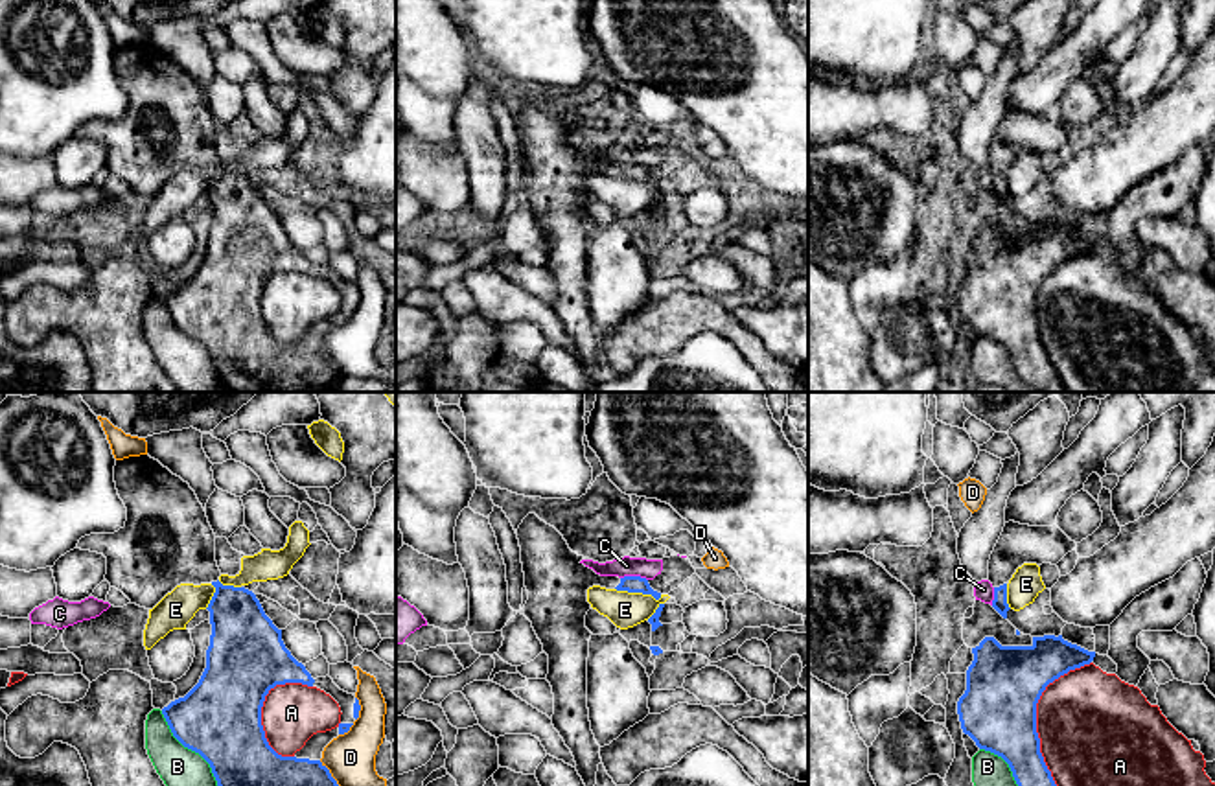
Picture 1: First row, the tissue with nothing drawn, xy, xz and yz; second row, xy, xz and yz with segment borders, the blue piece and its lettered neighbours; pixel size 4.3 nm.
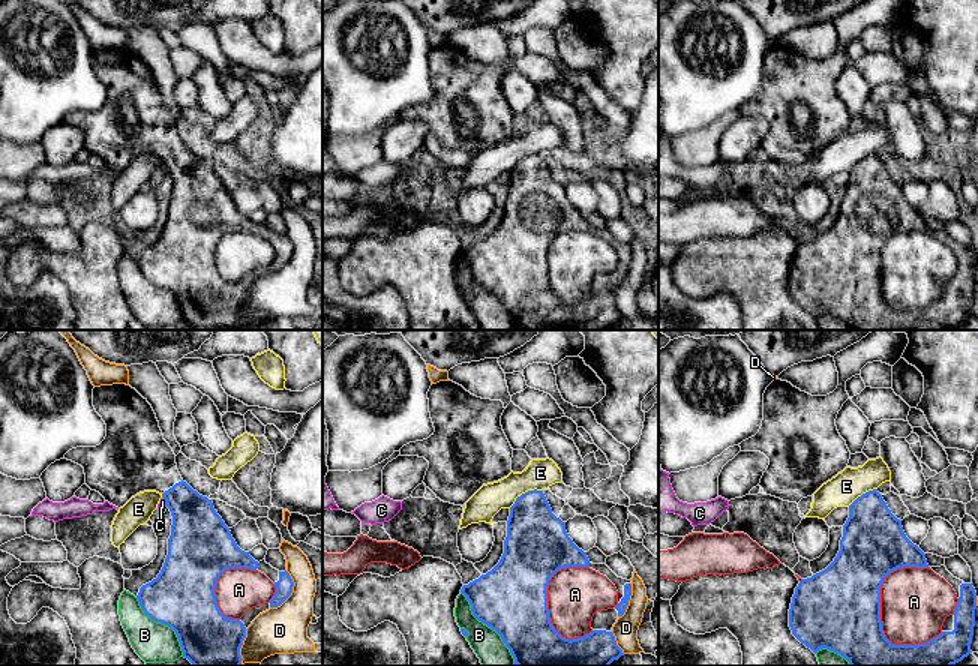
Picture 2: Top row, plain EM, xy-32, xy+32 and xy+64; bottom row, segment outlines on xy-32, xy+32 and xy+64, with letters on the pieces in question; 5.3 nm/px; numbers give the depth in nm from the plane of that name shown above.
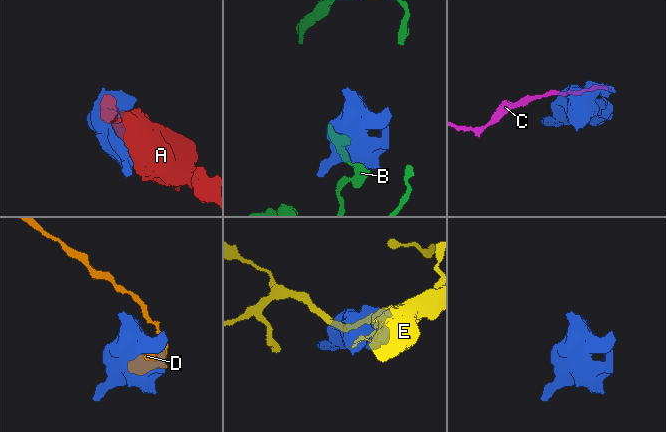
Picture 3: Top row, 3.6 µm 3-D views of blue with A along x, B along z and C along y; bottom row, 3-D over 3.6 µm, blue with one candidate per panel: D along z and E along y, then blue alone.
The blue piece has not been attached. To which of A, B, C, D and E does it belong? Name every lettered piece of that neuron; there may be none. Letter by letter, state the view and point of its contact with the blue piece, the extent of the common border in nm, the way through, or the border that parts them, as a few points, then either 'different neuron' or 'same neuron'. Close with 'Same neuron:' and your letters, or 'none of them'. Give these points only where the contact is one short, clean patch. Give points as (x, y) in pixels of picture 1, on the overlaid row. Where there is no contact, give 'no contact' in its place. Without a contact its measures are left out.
A: yz (1035, 715) | 550 nm | different neuron
B: xy (190, 748) | 420 nm | different neuron
C: xz (634, 577) | 120 nm | different neuron
D: xy (330, 774) | 140 nm | different neuron
E: xz (639, 591) | 220 nm | along xz (615, 588), (650, 593), (663, 604) | different neuron
Same neuron: none of them

